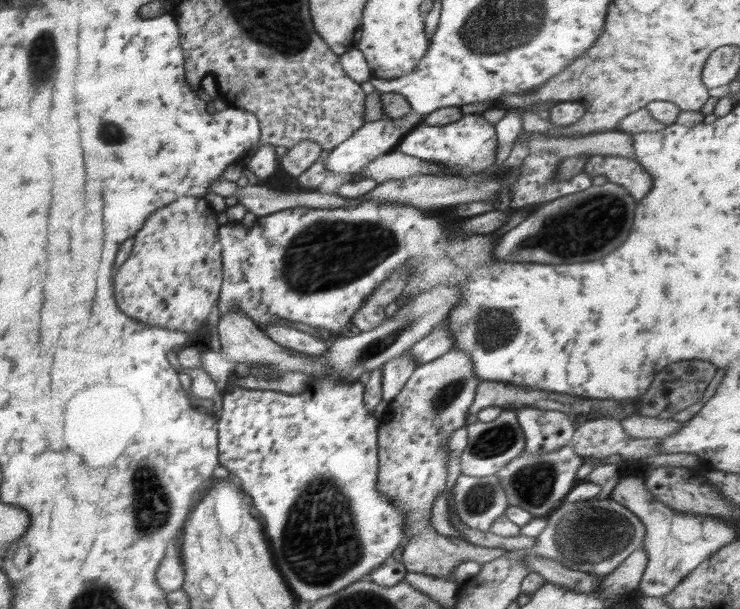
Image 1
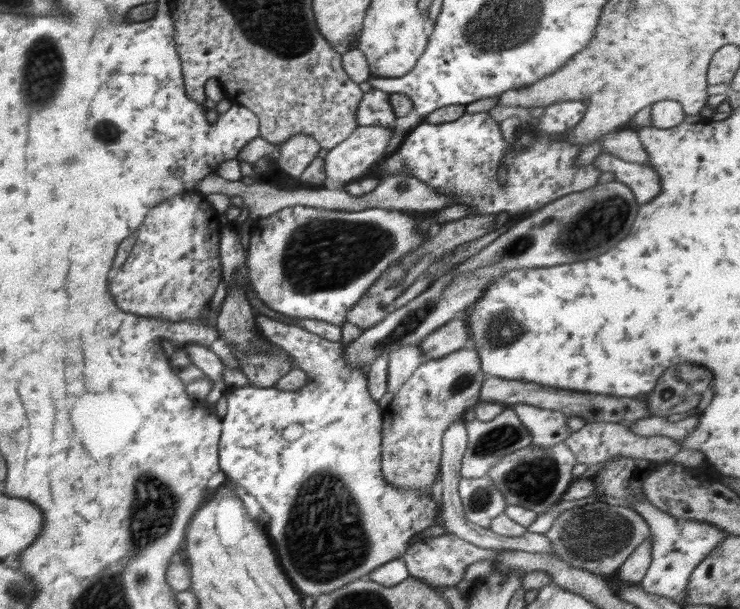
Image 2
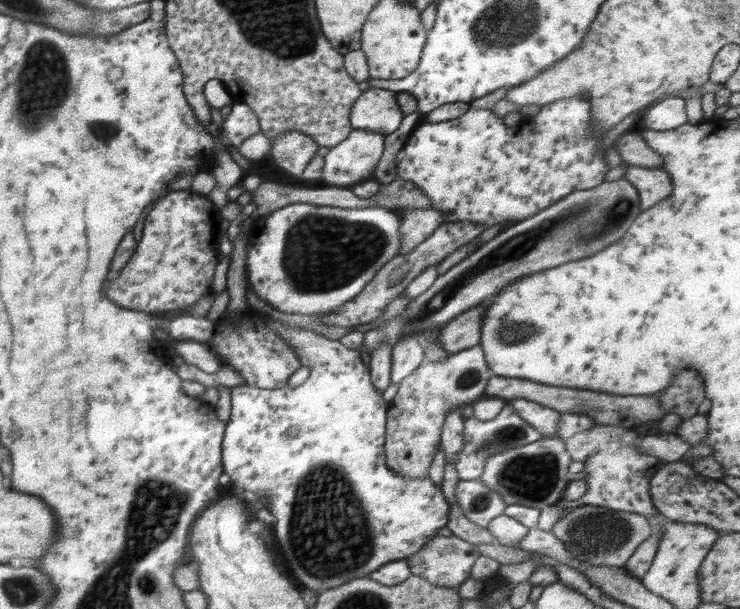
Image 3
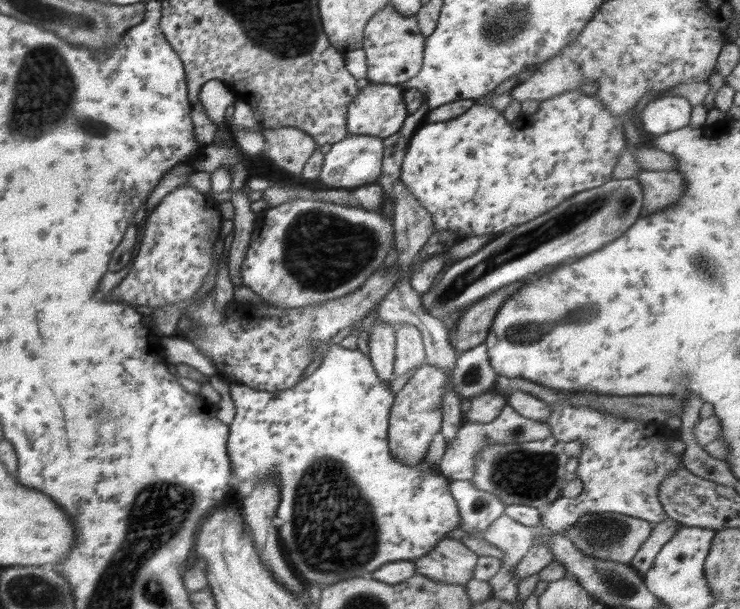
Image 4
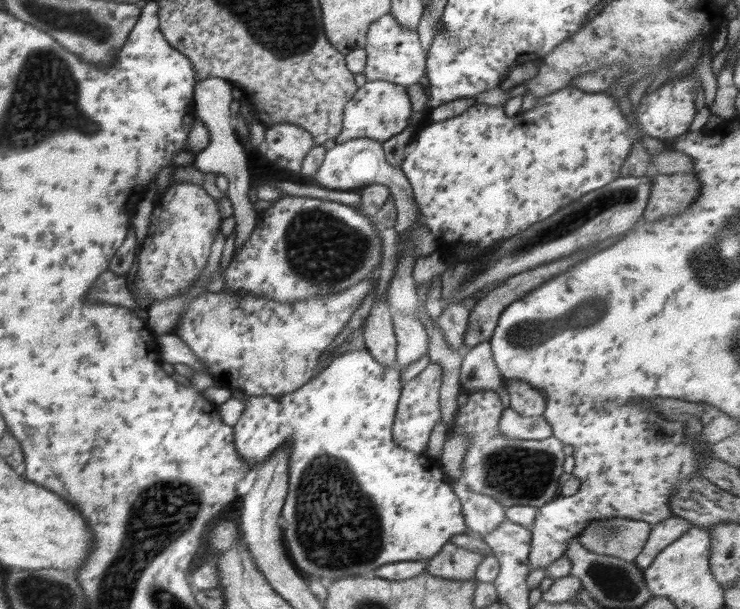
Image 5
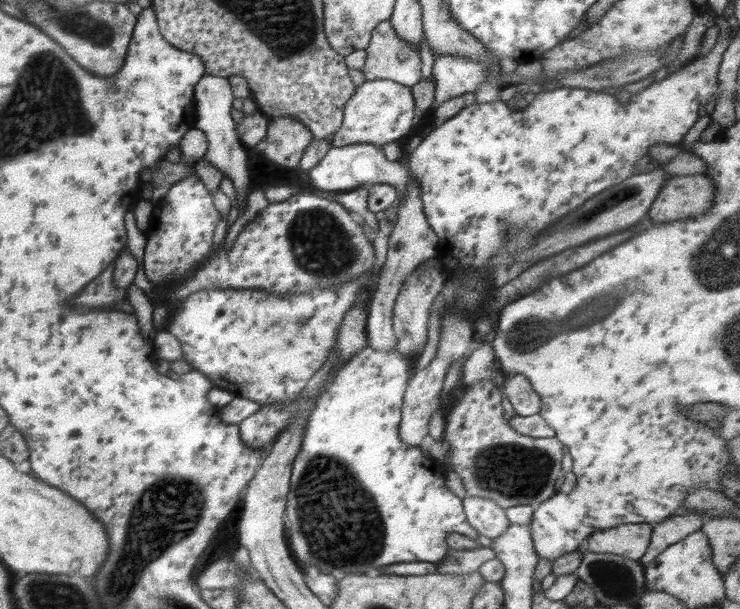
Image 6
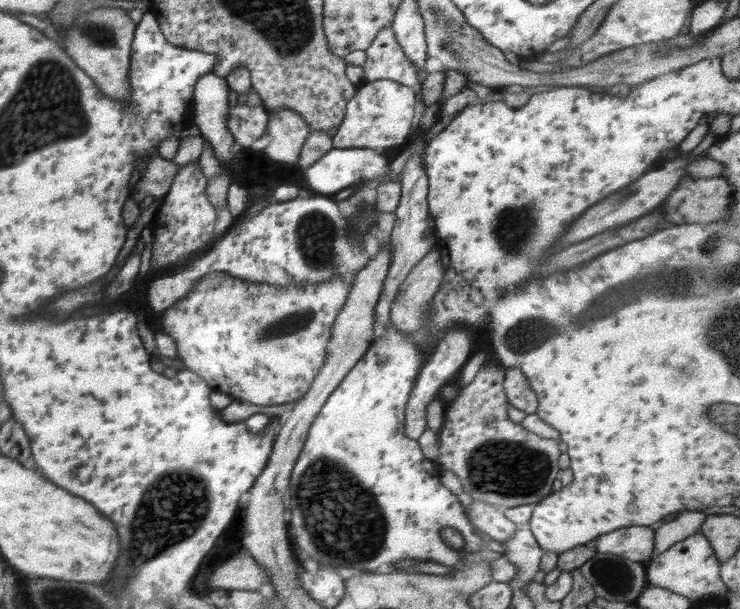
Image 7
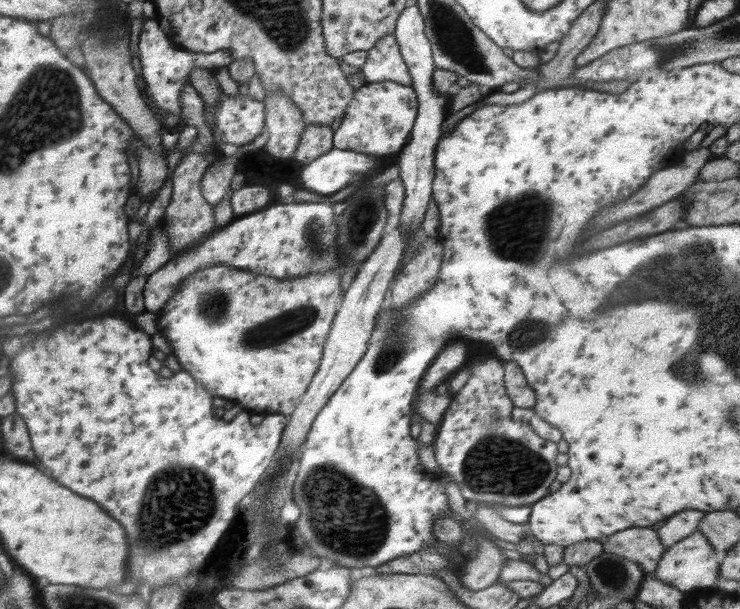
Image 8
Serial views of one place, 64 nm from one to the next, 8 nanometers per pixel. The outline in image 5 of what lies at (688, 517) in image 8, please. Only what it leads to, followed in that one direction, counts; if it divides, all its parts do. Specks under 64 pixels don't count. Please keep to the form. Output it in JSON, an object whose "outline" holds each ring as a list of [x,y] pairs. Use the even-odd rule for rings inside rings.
{"outline":[[[677,516],[667,518],[652,526],[651,533],[644,545],[643,551],[633,560],[635,565],[643,572],[650,566],[656,555],[664,550],[674,539],[677,539],[683,532],[695,526],[685,518]]]}

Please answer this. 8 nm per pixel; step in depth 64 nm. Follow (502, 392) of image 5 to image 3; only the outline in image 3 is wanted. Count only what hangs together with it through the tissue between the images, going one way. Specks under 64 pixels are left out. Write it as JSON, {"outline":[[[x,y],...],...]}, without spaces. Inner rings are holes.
{"outline":[[[480,345],[448,355],[438,362],[423,362],[415,372],[406,376],[388,403],[384,442],[386,466],[399,476],[424,479],[440,444],[446,415],[453,408],[462,408],[480,399],[492,376]]]}

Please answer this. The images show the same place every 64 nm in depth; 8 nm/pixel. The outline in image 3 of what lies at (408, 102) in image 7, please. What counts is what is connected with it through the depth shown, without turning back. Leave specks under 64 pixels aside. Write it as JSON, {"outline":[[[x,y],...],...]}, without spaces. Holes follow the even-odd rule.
{"outline":[[[373,86],[361,92],[349,115],[354,130],[373,130],[385,136],[400,126],[403,117],[396,92]]]}

